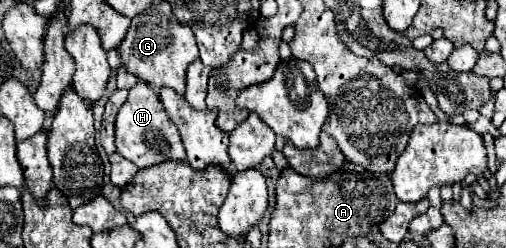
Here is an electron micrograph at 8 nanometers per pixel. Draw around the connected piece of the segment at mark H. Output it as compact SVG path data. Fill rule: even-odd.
M139 82L129 90L129 96L117 114L115 144L117 144L117 152L123 158L131 160L137 168L149 168L167 160L187 162L187 154L175 124L167 118L167 112L159 102L159 94L145 82Z

